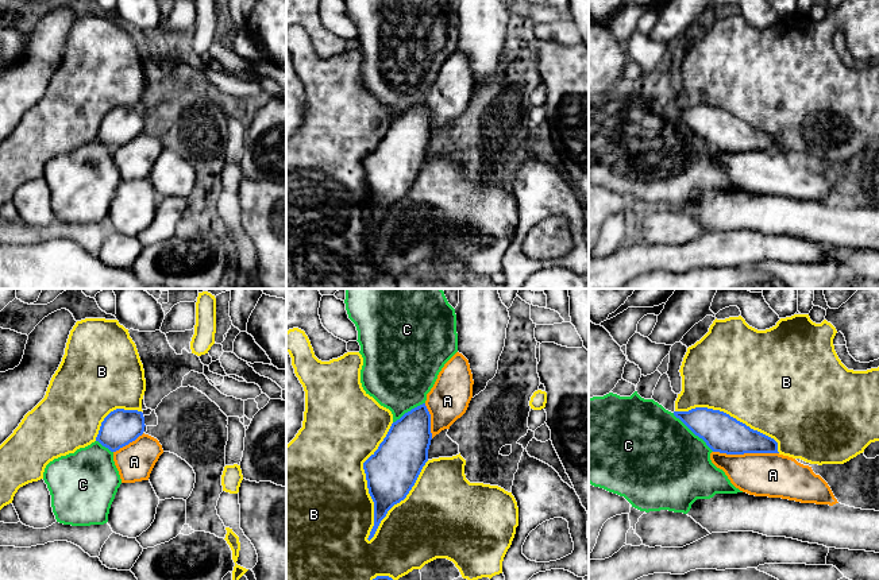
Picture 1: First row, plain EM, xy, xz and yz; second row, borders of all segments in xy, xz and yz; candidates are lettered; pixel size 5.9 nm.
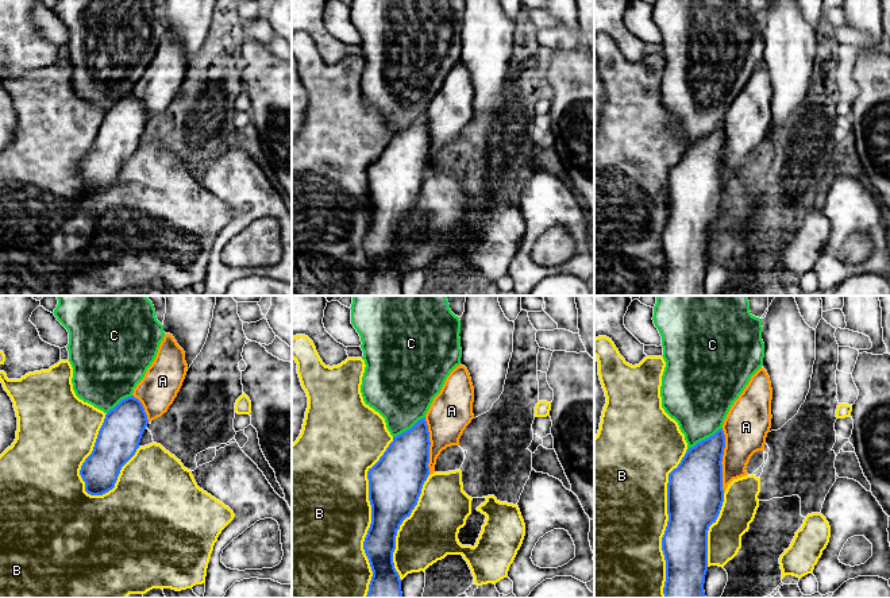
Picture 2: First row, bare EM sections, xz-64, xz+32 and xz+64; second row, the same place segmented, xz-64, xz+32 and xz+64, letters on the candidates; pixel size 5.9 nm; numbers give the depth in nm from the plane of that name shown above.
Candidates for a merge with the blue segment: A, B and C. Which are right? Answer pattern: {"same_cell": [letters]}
{"same_cell": ["C"]}

